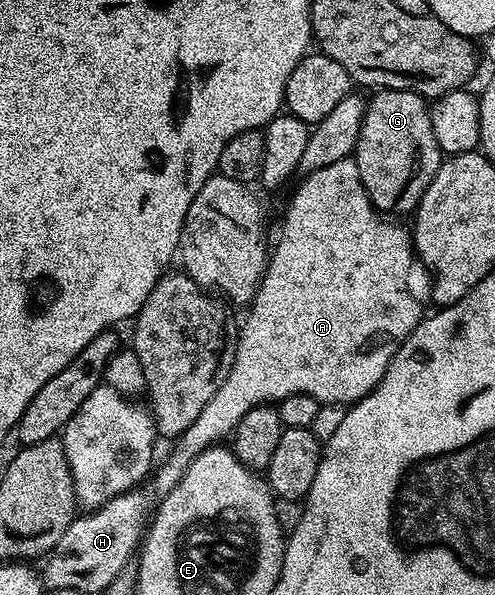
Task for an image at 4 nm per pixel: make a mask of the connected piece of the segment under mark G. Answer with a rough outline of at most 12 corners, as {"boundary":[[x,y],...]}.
{"boundary":[[377,89],[354,161],[372,205],[411,215],[442,155],[429,103]]}

